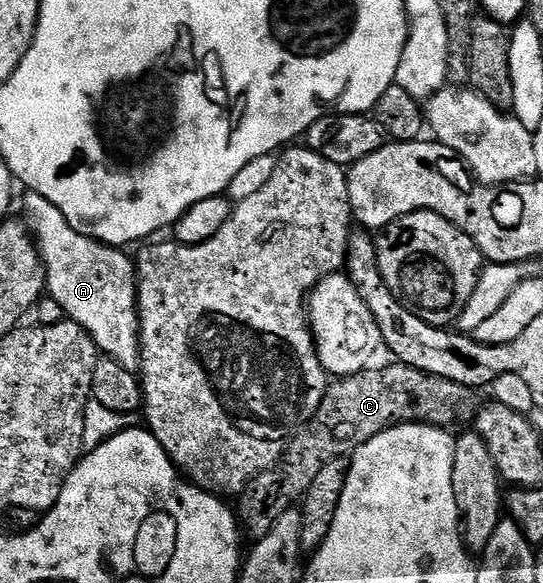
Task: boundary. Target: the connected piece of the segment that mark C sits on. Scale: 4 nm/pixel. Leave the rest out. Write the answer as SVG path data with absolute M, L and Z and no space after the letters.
M396 361L390 362L390 364L390 367L374 366L357 375L338 378L336 381L330 382L329 389L326 391L312 423L304 433L298 435L290 443L284 460L270 471L266 471L262 478L256 480L249 490L236 500L235 514L244 534L248 538L250 535L250 540L256 541L267 537L267 533L271 533L275 521L279 521L279 517L283 517L283 513L290 511L294 504L305 498L311 483L319 474L319 469L328 462L352 456L353 452L359 450L364 443L371 441L371 437L383 433L388 427L398 423L423 423L431 427L449 429L452 428L451 425L456 419L463 418L465 414L470 410L471 413L478 406L477 399L473 396L476 395L474 388L464 387L455 381L447 381L443 377L428 375L419 369L411 369Z

